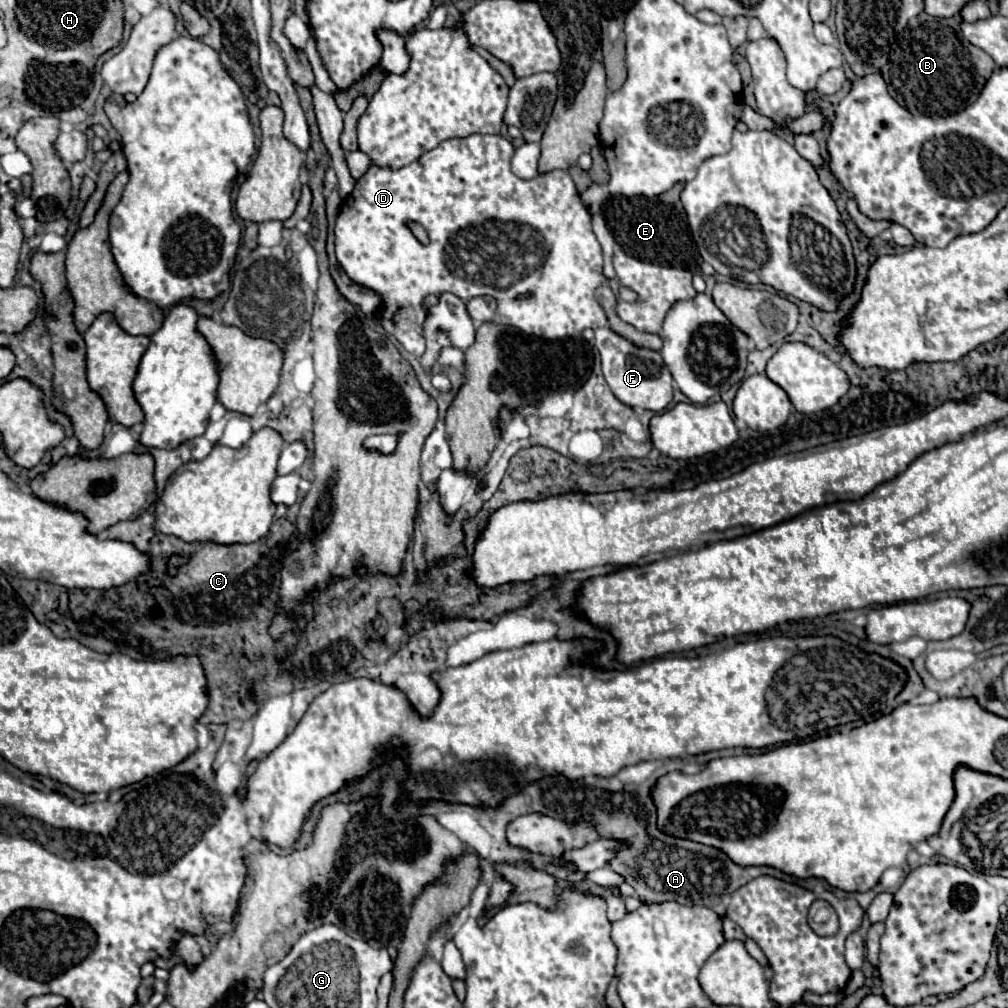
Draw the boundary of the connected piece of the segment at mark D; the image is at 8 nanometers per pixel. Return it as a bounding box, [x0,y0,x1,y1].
[335,135,607,359]

